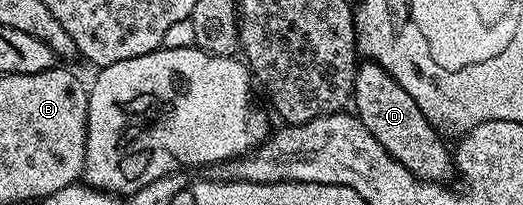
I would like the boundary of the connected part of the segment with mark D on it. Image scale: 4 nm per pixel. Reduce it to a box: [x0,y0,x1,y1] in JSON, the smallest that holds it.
[352,62,454,184]

